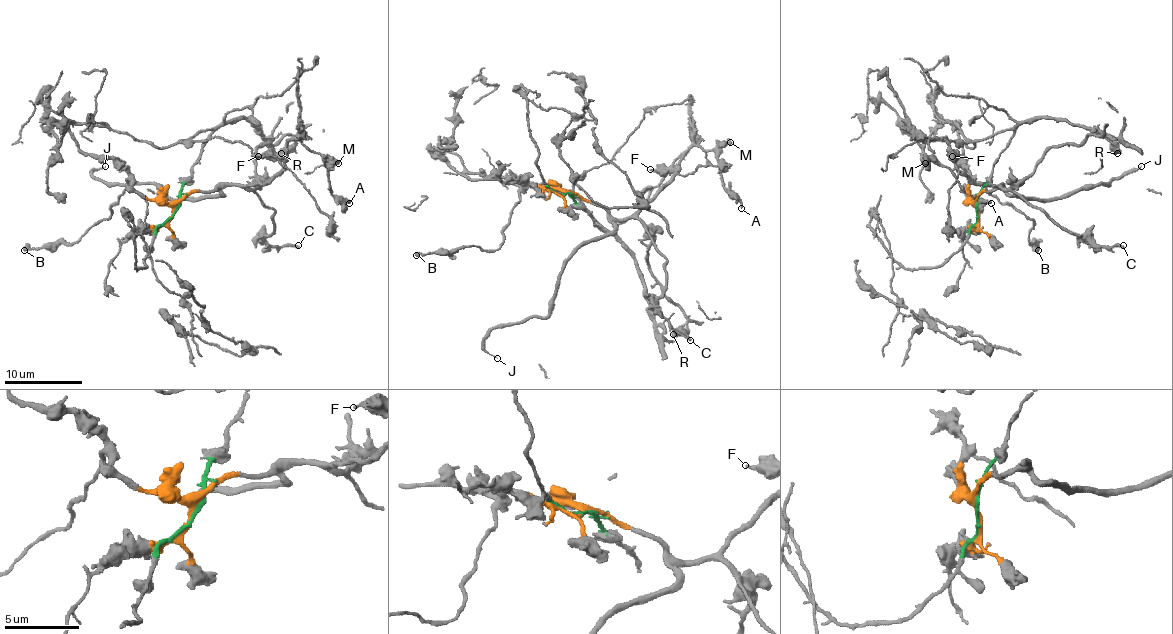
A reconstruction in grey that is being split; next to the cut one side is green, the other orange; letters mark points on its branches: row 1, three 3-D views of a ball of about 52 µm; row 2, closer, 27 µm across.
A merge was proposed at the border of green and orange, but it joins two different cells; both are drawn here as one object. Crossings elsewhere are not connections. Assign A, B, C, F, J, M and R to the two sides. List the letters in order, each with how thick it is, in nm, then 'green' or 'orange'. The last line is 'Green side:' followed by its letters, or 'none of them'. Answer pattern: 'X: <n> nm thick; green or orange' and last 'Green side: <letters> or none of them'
A: 240 nm thick; orange
B: 480 nm thick; orange
C: 220 nm thick; orange
F: 240 nm thick; orange
J: 100 nm thick; orange
M: 500 nm thick; orange
R: 600 nm thick; orange
Green side: none of them

